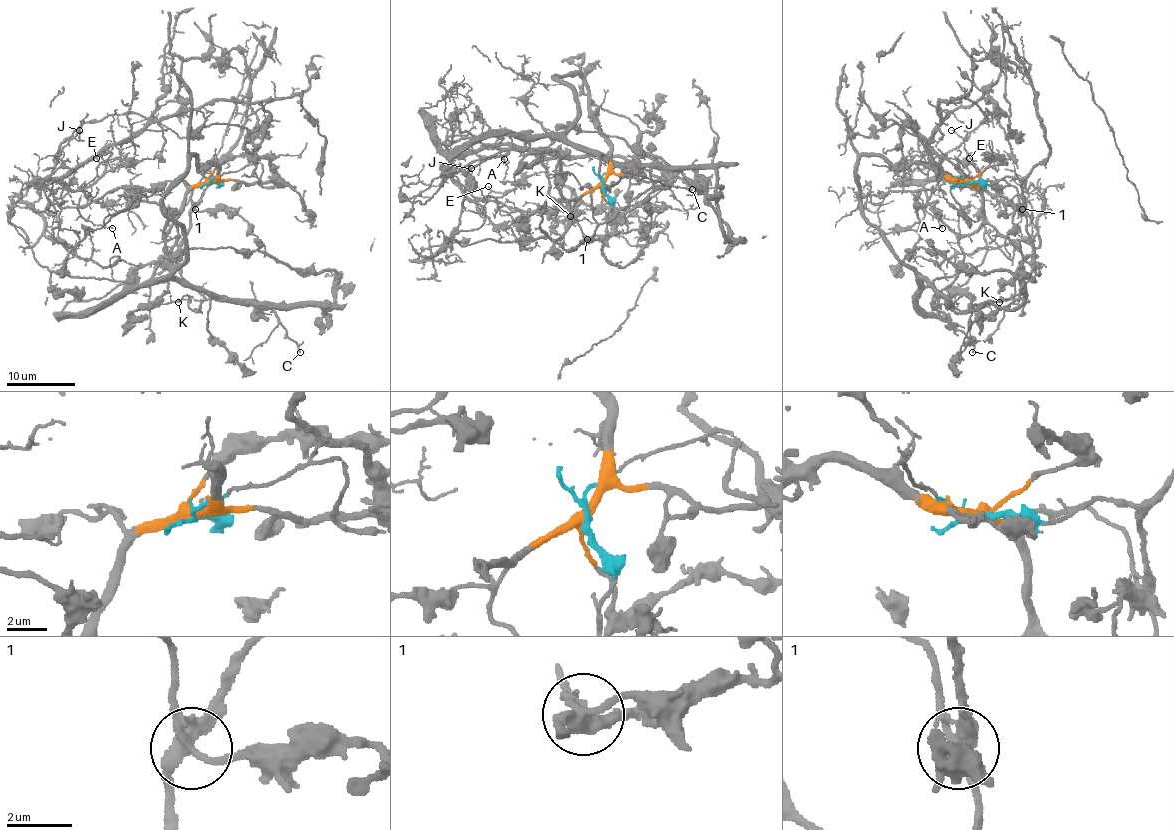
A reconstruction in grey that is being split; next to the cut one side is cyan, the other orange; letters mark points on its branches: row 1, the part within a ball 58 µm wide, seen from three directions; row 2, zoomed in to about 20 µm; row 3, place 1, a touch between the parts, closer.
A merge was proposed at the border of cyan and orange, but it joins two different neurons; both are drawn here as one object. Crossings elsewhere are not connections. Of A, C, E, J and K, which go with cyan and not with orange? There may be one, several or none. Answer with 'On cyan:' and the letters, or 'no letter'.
On cyan: C, K

